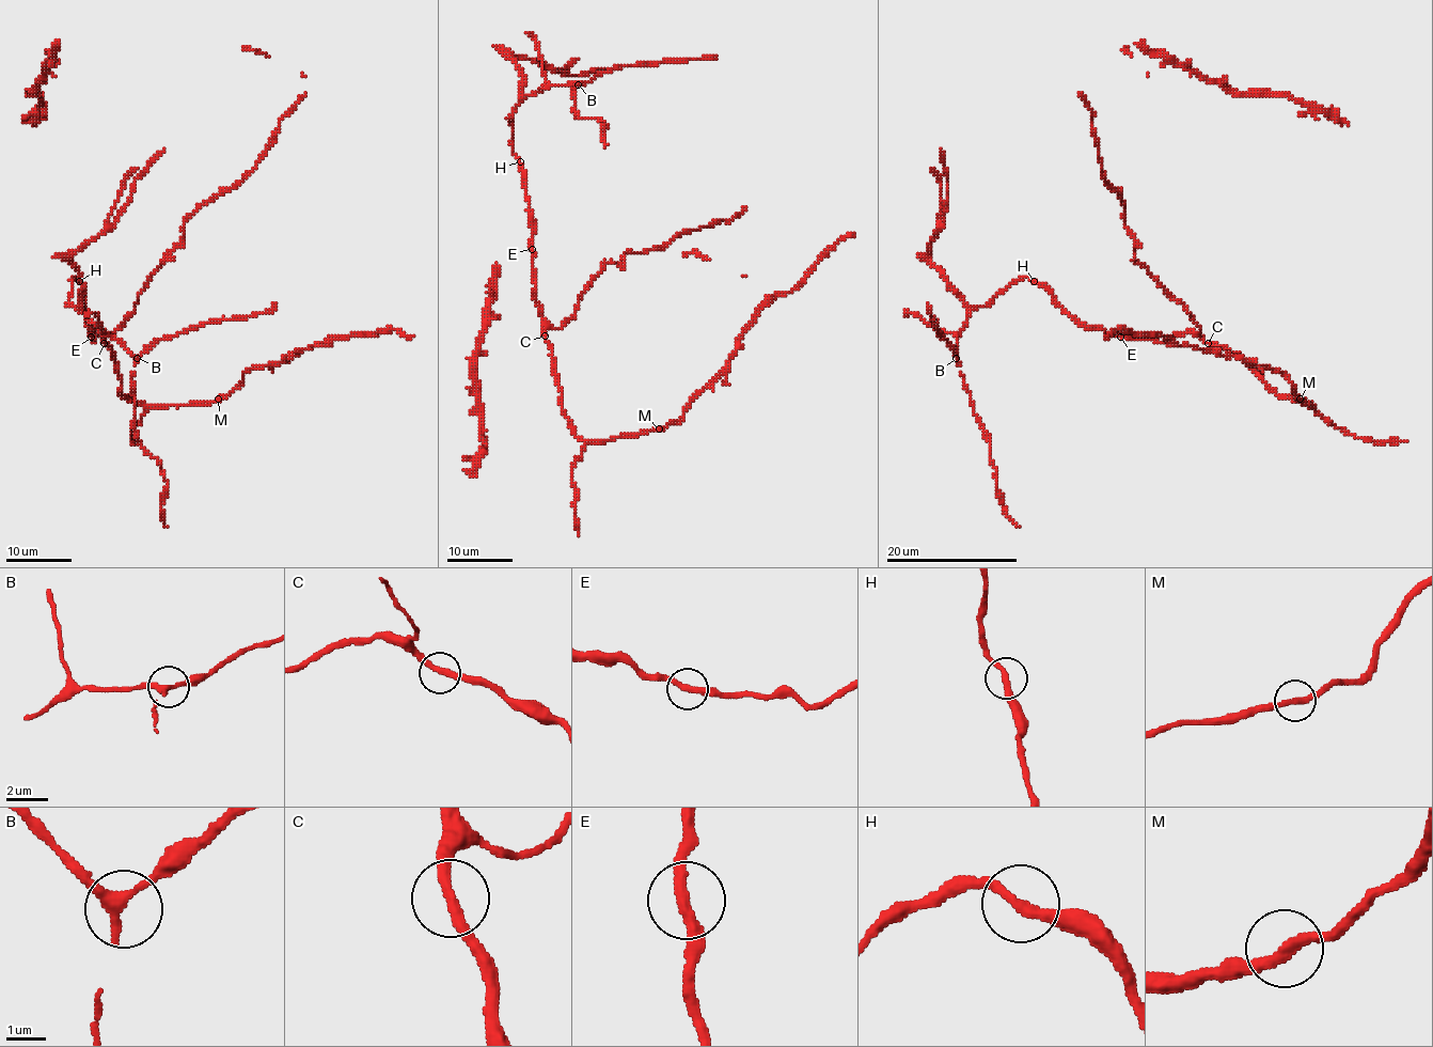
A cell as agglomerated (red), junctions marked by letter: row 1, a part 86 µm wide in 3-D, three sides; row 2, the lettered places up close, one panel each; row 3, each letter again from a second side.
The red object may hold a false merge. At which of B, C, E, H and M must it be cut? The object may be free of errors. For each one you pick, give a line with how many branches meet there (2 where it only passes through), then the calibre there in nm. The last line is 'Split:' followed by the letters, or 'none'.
Split: none

